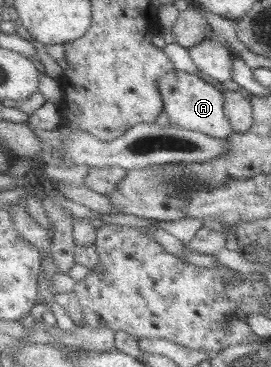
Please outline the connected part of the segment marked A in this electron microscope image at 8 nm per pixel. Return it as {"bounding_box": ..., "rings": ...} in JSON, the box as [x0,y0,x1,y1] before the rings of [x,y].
{"bounding_box":[160,68,235,138],"rings":[[[178,68],[163,76],[160,83],[164,96],[164,109],[170,116],[171,125],[191,129],[218,138],[229,138],[235,132],[231,118],[228,117],[226,96],[210,83],[201,79],[199,75],[192,75]]]}

